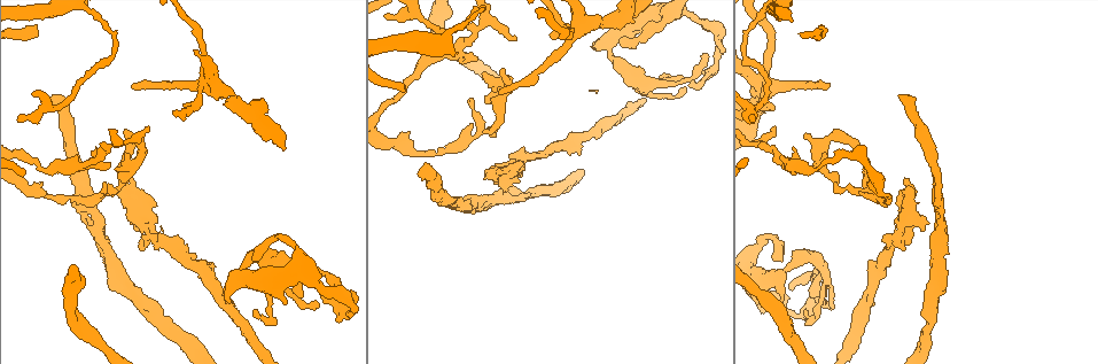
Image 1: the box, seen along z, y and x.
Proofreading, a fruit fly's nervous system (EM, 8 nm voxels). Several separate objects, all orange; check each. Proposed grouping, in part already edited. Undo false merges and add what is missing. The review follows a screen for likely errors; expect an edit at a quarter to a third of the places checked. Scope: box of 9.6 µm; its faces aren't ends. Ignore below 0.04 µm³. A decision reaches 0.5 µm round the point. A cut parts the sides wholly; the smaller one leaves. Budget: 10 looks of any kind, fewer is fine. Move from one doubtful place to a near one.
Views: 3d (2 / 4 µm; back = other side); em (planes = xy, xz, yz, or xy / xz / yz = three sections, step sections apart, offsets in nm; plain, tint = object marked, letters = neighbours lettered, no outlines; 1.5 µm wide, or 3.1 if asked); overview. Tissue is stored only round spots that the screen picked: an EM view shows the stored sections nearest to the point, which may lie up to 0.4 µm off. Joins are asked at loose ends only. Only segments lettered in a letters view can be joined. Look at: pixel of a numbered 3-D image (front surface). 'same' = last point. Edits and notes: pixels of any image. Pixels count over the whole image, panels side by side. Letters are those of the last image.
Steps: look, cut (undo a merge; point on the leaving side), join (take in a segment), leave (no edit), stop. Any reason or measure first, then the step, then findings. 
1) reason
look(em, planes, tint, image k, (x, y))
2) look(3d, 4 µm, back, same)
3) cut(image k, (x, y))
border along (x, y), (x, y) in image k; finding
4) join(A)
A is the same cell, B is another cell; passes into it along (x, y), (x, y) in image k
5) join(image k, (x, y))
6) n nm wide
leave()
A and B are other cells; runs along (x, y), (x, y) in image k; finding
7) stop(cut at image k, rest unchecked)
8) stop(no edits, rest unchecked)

arms part here
look(3d, 2 µm, image 1, (641, 83))

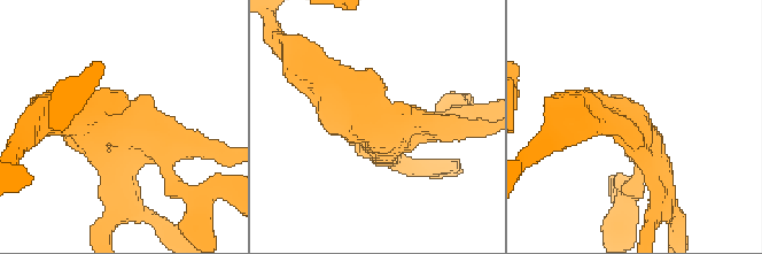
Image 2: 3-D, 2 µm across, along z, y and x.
now the EM
look(em, planes, tint, image 2, (111, 126))

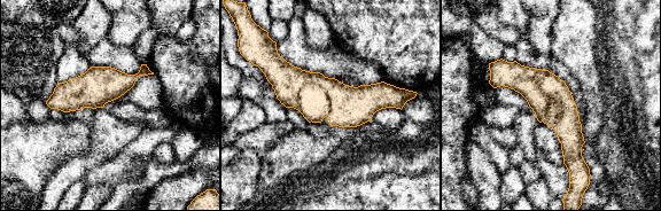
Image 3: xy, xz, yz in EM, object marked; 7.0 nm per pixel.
see the neighbours
look(em, planes, letters, same)

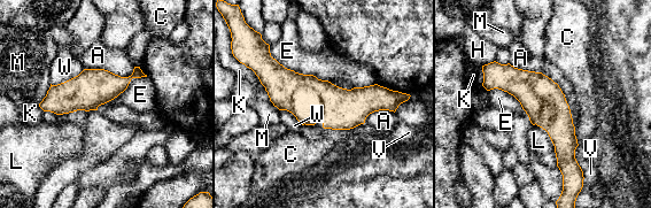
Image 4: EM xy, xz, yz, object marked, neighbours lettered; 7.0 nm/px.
300 nm wide
leave()
A, C, E, H, K, L, M, V and W are other cells; border along (541, 71), (560, 89), (574, 126) in image 4; continuous, no second cell

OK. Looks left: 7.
branch stops here
look(3d, 2 µm, image 1, (231, 300))

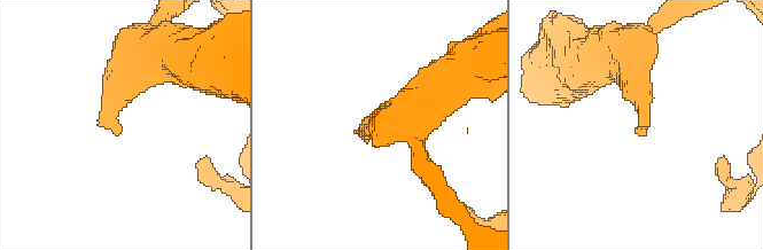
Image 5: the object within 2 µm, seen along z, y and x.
look(em, planes, letters, image 5, (116, 133))

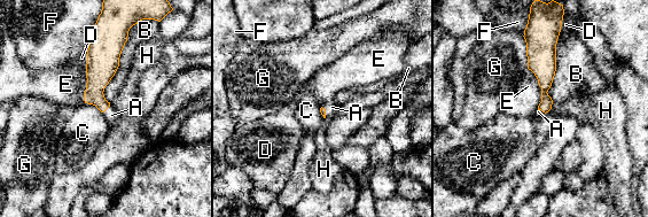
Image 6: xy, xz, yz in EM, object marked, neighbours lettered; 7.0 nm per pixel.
join(A)
A is the same cell, B, C, D, E, F, G and H are other cells; passes into it along (99, 75), (106, 109), (111, 115) in image 6; it goes on there

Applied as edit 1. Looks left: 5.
look(overview)

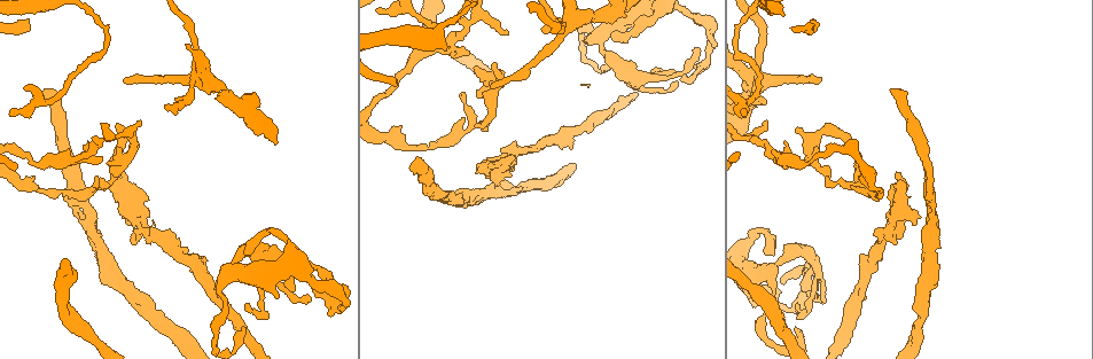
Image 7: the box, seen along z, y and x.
branch stops here
look(3d, 4 µm, image 7, (497, 63))

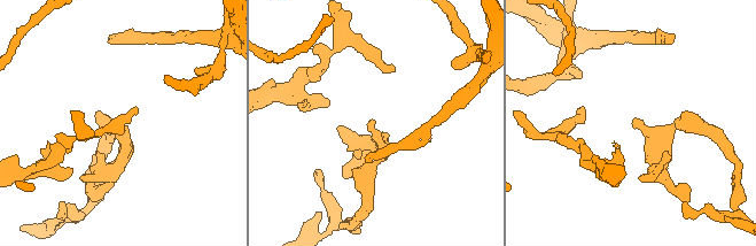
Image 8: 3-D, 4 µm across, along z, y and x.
look(em, planes, letters, image 8, (633, 120))

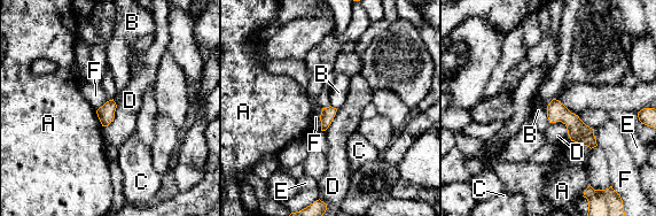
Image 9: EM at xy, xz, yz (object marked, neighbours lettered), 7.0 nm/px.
D touches over 200 nm
leave()
A, B, C, D, E and F are other cells; no lettered segment goes on from it

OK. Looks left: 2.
free end
look(em, planes, tint, image 7, (894, 239))

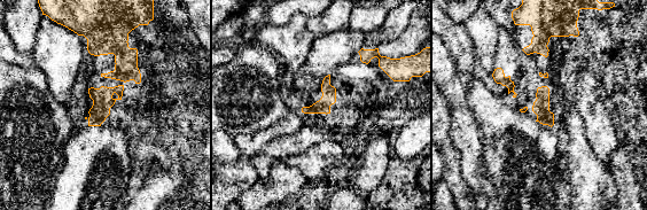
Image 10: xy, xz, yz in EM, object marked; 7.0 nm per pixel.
look(em, planes, letters, same)

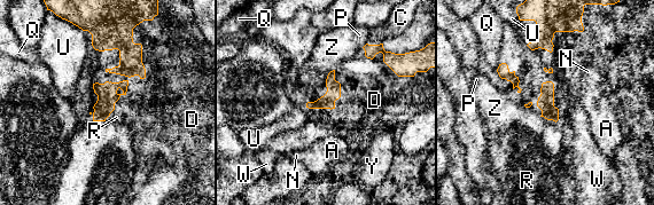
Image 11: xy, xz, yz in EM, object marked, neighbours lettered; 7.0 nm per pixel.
leave()
A, C, D, N, P, Q, R, U, W, Y and Z are other cells; runs along (100, 32), (126, 53), (126, 79), (95, 118) in image 11; none of them fits

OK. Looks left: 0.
stop(join at image 6, rest unchecked)

